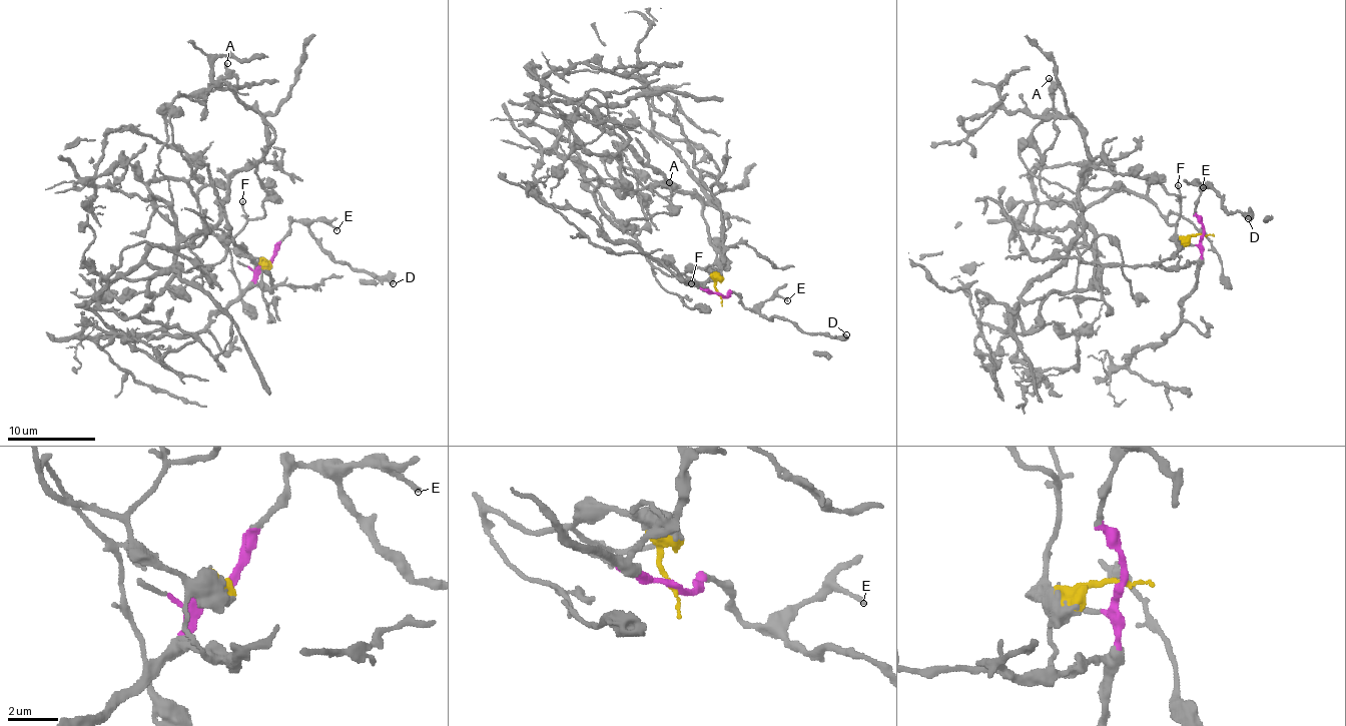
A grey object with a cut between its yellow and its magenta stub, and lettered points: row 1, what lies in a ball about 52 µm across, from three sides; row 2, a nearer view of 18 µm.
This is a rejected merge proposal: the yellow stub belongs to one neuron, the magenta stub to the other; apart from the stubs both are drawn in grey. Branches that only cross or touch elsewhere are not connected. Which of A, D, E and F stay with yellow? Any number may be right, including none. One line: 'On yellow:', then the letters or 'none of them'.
On yellow: A, F

